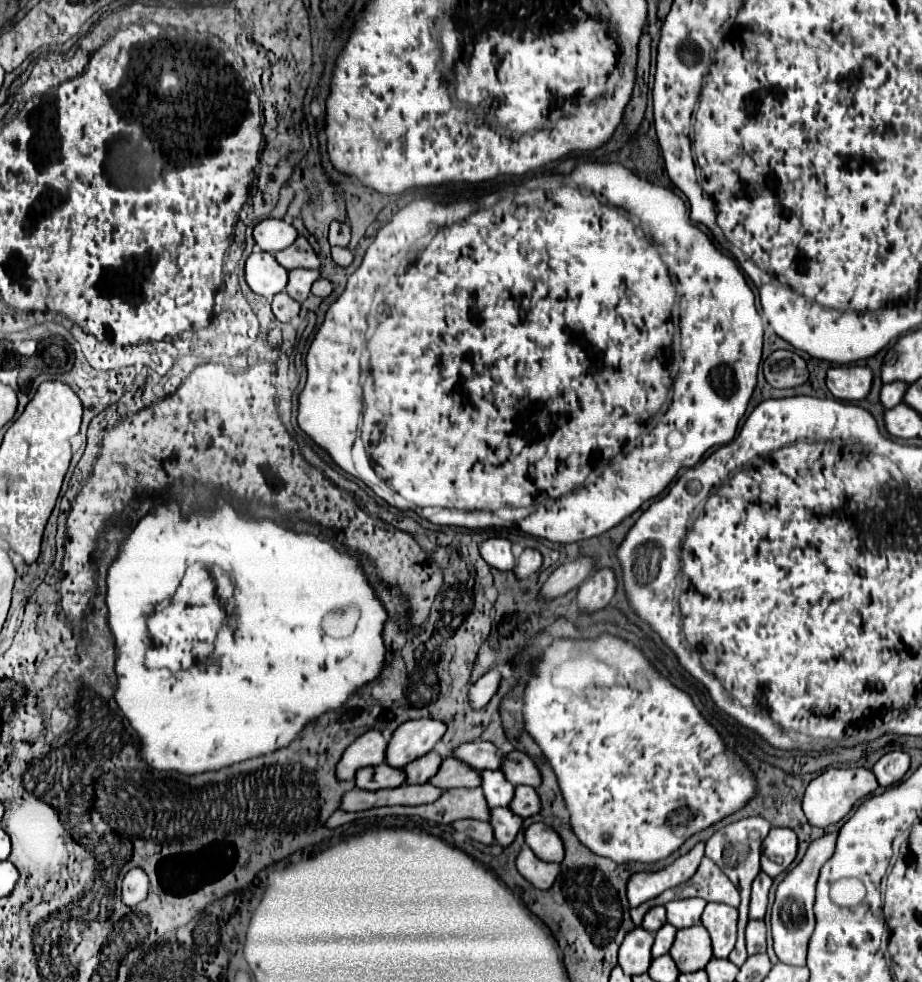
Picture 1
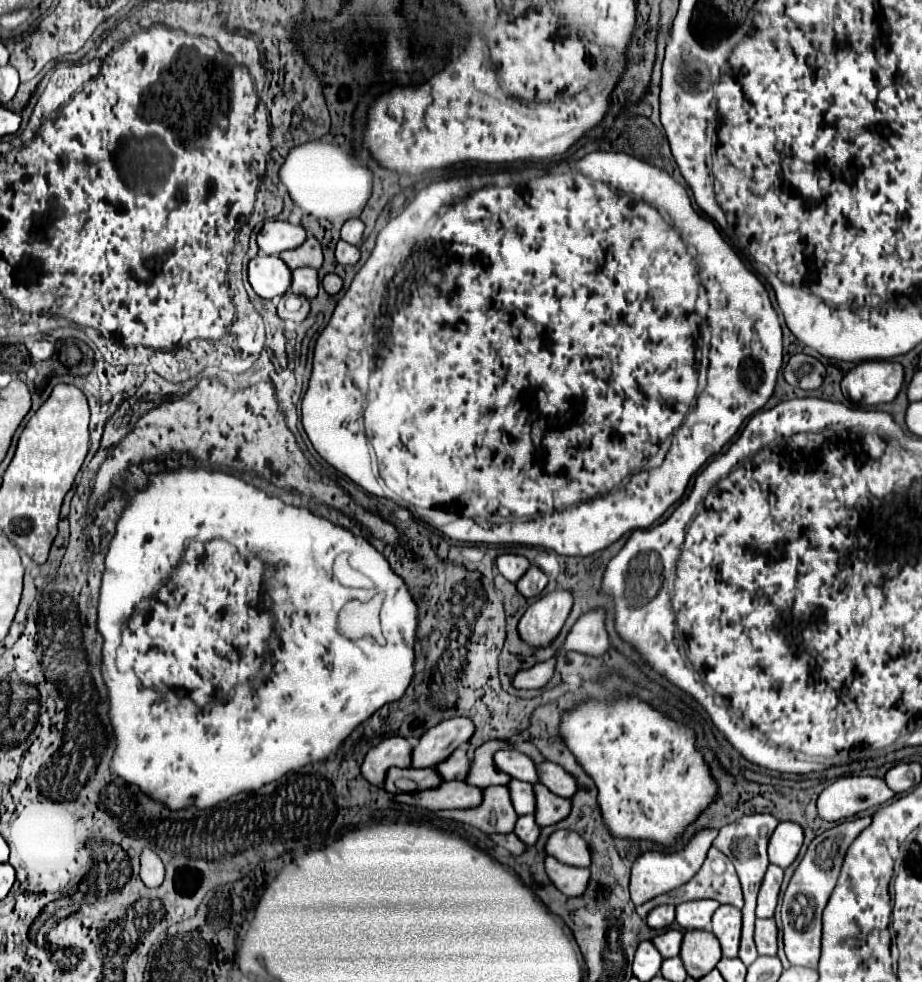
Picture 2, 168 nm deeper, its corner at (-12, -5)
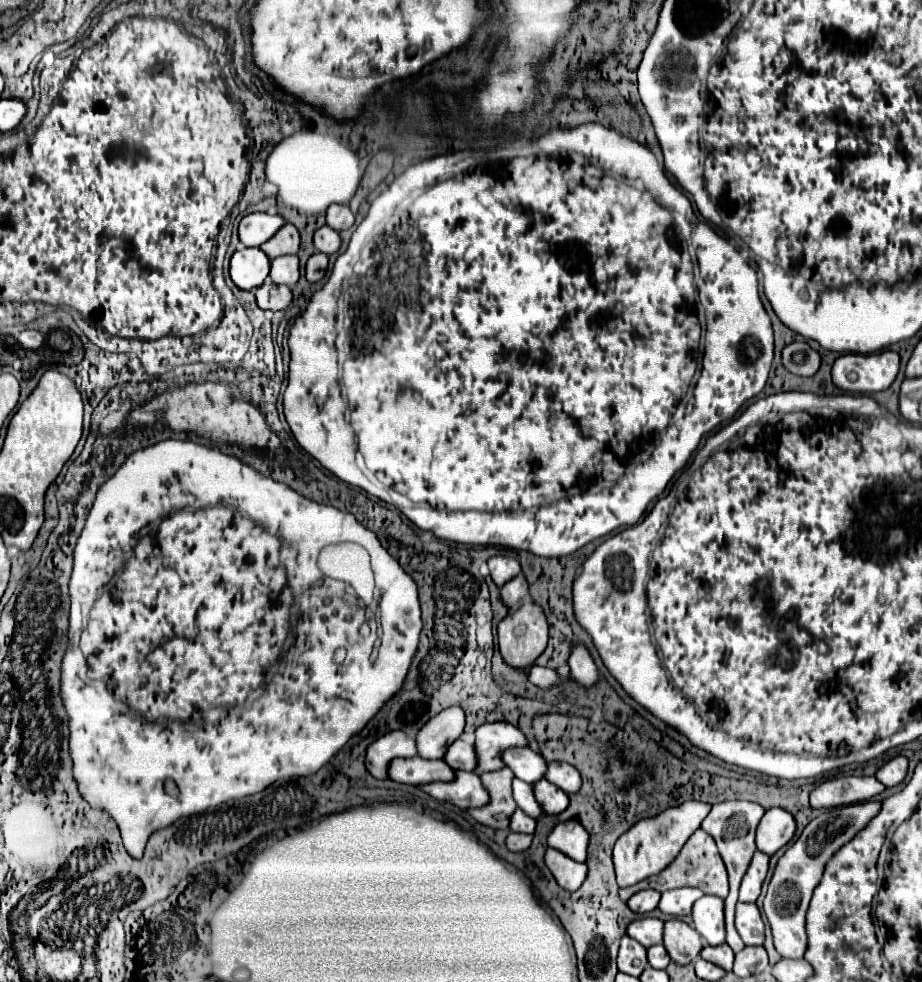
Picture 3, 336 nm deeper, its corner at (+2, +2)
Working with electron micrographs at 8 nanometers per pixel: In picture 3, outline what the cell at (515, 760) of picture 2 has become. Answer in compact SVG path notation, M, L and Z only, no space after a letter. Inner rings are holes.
M530 747L508 749L508 751L504 751L502 759L508 767L512 767L514 775L526 783L540 781L548 769L546 759L540 753L534 753Z

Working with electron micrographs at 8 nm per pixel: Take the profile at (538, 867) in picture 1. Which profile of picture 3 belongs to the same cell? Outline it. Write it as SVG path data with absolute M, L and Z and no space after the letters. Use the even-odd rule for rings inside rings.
M556 849L546 851L546 863L560 887L564 887L566 891L578 891L588 873L586 863L578 863Z

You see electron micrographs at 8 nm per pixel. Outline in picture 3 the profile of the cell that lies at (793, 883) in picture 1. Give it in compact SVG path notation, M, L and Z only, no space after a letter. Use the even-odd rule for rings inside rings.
M864 801L844 807L834 807L812 819L802 835L792 843L792 847L786 849L786 853L780 857L776 871L770 879L768 893L764 897L764 913L770 921L772 935L774 935L774 947L782 957L788 959L800 959L806 951L806 911L812 897L812 891L822 879L824 865L830 861L830 857L848 841L854 839L858 831L862 831L880 811L880 801Z

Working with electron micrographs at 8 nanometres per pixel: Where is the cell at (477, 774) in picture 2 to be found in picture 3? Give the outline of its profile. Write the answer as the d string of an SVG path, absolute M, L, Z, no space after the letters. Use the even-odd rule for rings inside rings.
M506 721L480 725L476 729L476 751L480 755L480 767L476 767L476 773L498 771L500 767L504 767L502 761L504 749L526 745L528 745L526 735Z

